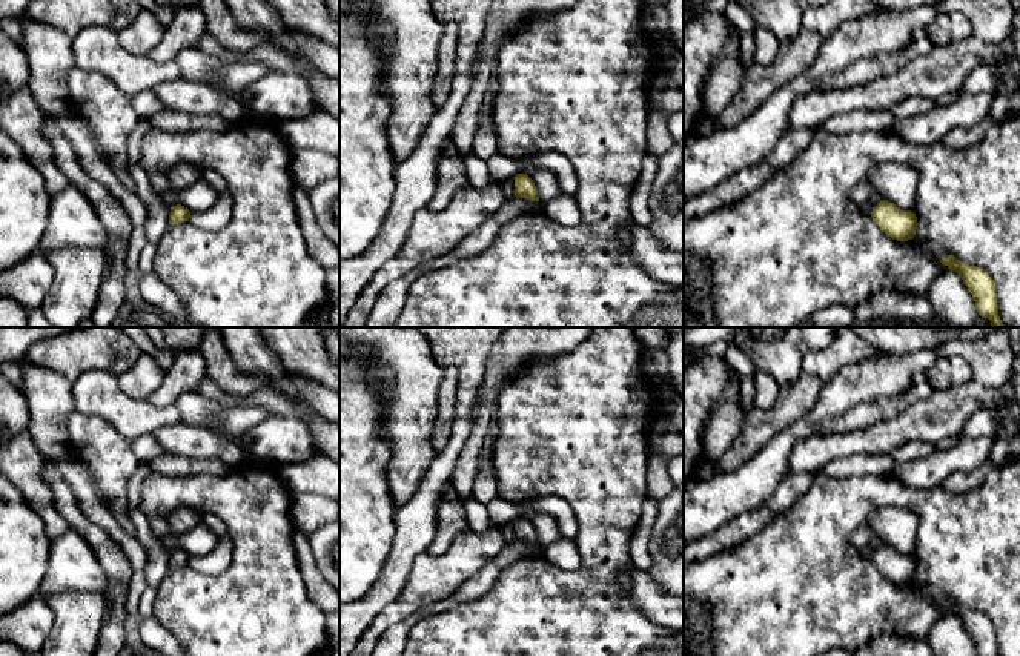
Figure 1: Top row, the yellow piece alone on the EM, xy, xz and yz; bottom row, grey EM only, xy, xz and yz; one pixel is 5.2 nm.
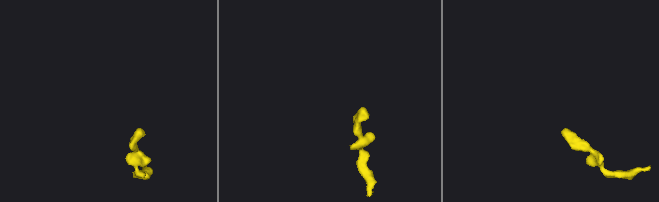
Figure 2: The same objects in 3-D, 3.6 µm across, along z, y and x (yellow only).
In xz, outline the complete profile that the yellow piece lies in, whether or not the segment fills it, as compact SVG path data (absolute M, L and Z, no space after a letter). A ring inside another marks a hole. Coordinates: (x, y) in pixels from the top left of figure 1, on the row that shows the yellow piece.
M518 174L515 177L515 195L530 200L530 201L539 201L536 186L533 180L527 174Z

